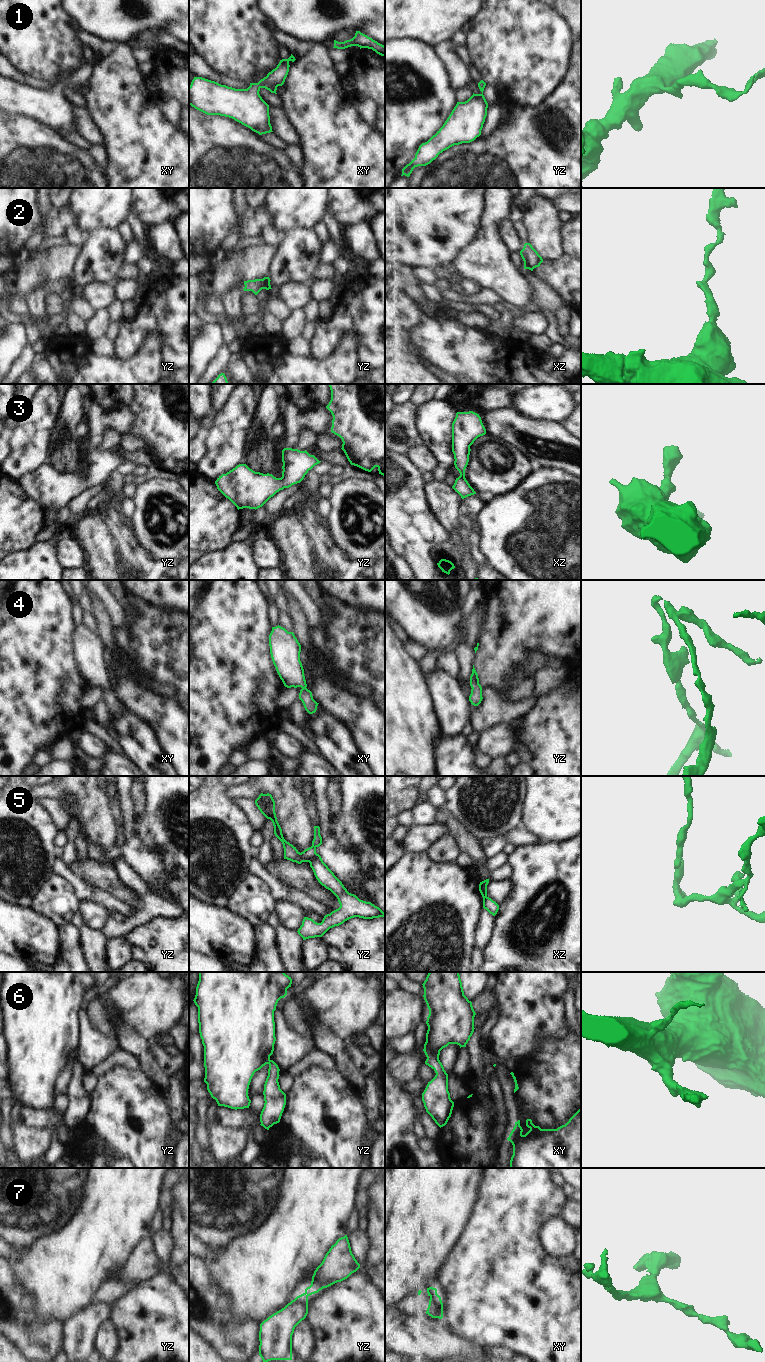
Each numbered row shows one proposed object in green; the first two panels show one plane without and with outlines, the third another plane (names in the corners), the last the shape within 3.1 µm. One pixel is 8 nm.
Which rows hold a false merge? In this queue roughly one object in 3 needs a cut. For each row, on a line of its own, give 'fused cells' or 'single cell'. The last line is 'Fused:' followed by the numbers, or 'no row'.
1: single cell
2: single cell
3: single cell
4: single cell
5: fused cells
6: single cell
7: single cell
Fused: 5

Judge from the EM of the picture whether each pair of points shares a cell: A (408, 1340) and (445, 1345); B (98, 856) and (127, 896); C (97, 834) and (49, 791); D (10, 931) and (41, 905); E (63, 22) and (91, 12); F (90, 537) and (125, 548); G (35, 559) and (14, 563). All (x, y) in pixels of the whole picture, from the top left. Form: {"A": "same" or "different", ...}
{"A": "same", "B": "different", "C": "same", "D": "different", "E": "different", "F": "different", "G": "same"}

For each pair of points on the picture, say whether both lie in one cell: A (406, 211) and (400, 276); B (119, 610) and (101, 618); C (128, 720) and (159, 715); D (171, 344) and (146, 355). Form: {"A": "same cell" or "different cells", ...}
{"A": "different cells", "B": "same cell", "C": "different cells", "D": "different cells"}

